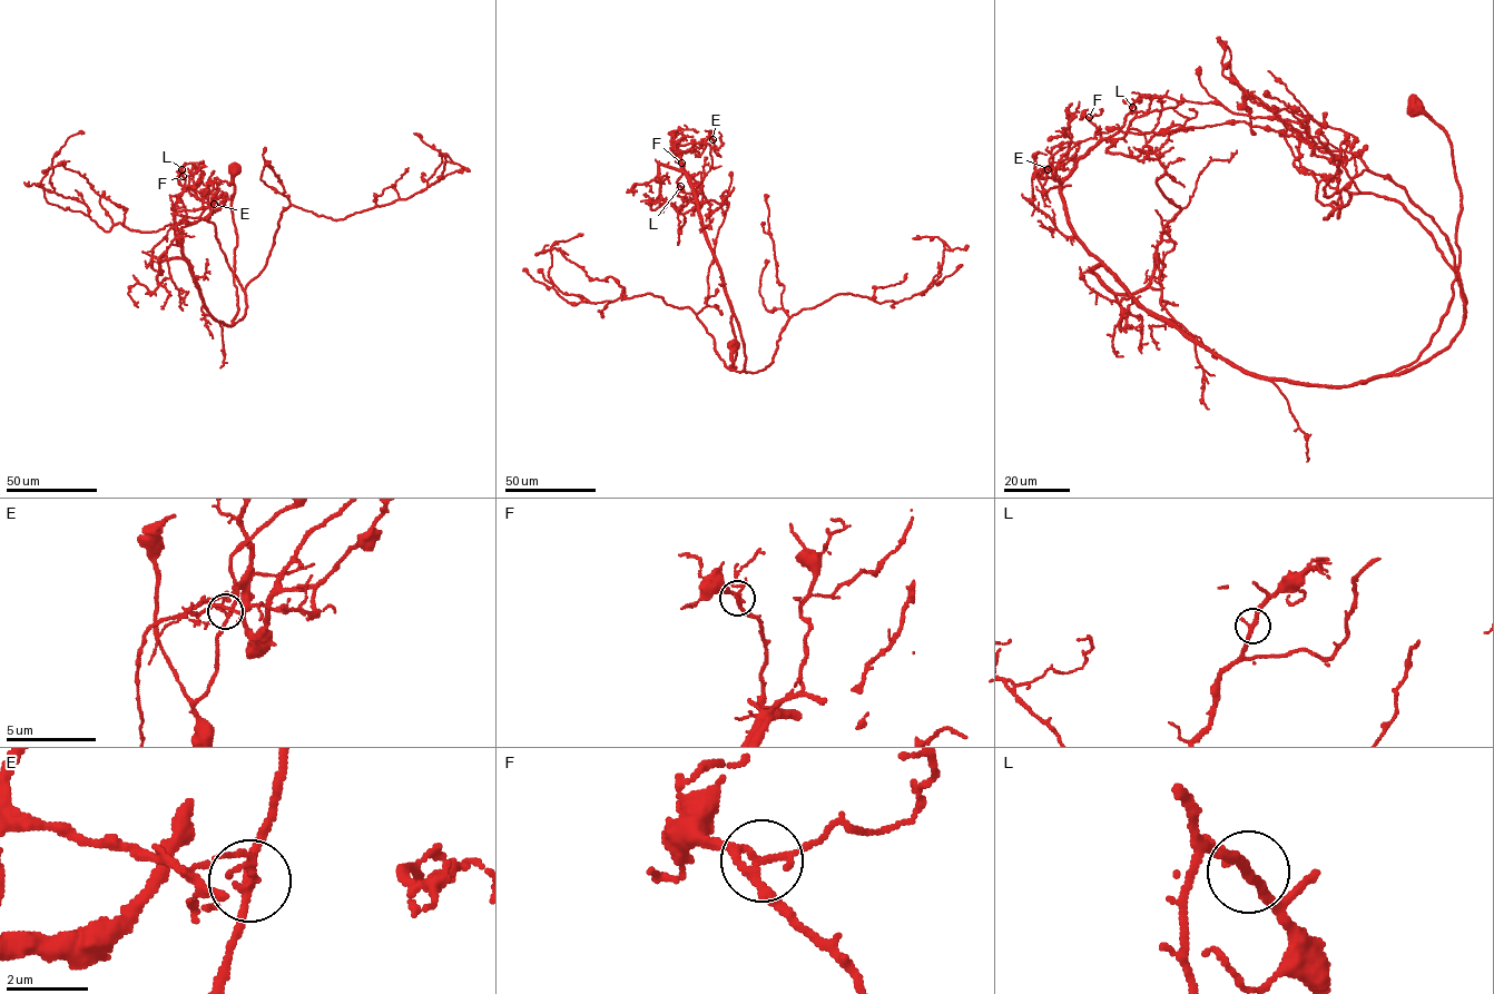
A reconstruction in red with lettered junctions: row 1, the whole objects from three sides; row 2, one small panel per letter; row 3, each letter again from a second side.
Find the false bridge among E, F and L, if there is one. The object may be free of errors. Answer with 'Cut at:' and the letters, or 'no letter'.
Cut at: E

